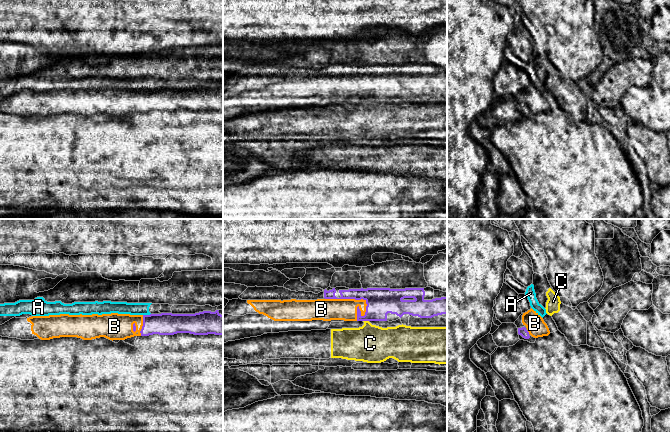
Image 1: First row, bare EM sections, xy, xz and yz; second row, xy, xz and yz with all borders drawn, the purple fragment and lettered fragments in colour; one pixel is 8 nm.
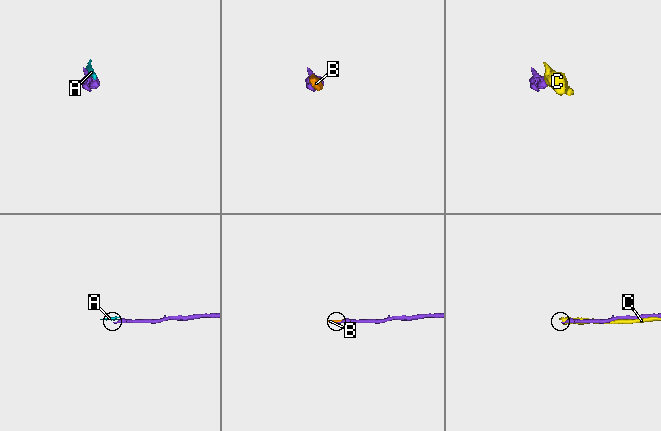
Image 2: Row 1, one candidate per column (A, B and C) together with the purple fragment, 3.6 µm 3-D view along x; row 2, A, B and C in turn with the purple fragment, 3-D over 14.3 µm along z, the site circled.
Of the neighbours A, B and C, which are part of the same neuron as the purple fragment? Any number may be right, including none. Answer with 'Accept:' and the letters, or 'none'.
Accept: B

